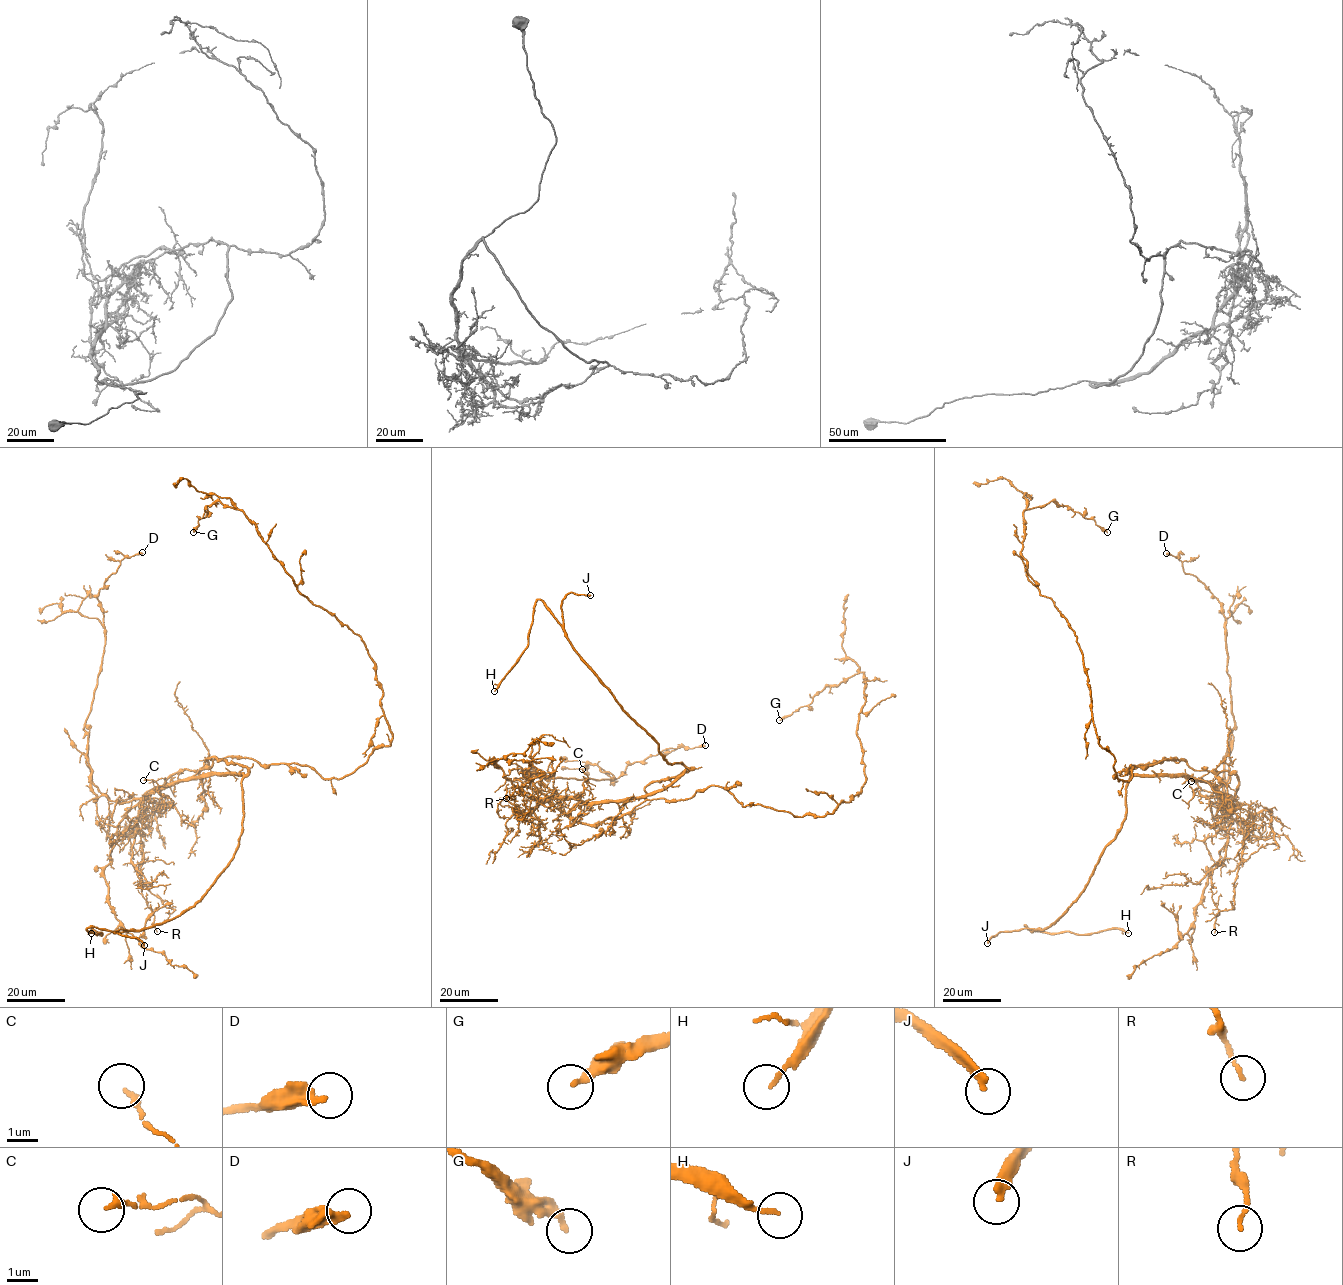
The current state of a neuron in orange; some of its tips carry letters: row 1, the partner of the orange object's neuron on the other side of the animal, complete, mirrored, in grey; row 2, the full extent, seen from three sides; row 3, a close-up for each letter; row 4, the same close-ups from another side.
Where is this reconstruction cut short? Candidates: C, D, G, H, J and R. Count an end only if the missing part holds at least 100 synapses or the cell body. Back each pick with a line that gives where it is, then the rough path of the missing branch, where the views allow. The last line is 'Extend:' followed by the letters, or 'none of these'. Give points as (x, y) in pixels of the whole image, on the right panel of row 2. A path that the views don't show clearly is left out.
H: Place: (1128, 933). Course of what is missing: (1128, 933), (1130, 925), (1145, 910), (1178, 910), (1190, 901), (1202, 898), (1208, 909), (1208, 917), (1195, 949)
J: Place: (987, 943)
Extend: H, J

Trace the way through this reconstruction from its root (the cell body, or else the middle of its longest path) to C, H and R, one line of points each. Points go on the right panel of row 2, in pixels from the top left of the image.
C: (1133, 766), (1185, 761), (1195, 770), (1210, 771), (1201, 778), (1221, 795), (1201, 796), (1198, 783), (1191, 781)
H: (1133, 766), (1185, 761), (1130, 768), (1125, 820), (1090, 879), (1050, 926), (1025, 926), (1128, 933)
R: (1133, 766), (1176, 758), (1210, 771), (1201, 778), (1217, 787), (1230, 821), (1225, 858), (1211, 878), (1214, 932)

